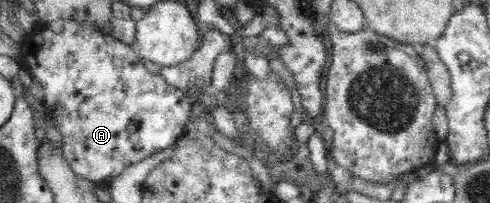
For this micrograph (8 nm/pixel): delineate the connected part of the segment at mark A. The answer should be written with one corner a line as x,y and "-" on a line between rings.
58,20
52,23
44,23
45,29
37,33
37,37
33,37
33,51
25,53
23,65
29,69
33,79
35,79
44,90
43,105
51,111
52,117
56,120
56,127
62,133
64,141
63,150
65,158
68,160
69,166
75,173
85,179
105,184
114,177
125,173
132,165
137,165
141,161
148,160
149,157
155,155
169,147
175,146
176,143
188,131
188,123
191,121
192,99
189,93
178,89
176,86
170,85
161,74
153,74
148,70
142,58
138,55
134,45
115,38
112,34
103,35
100,33
100,27
85,21
76,20

